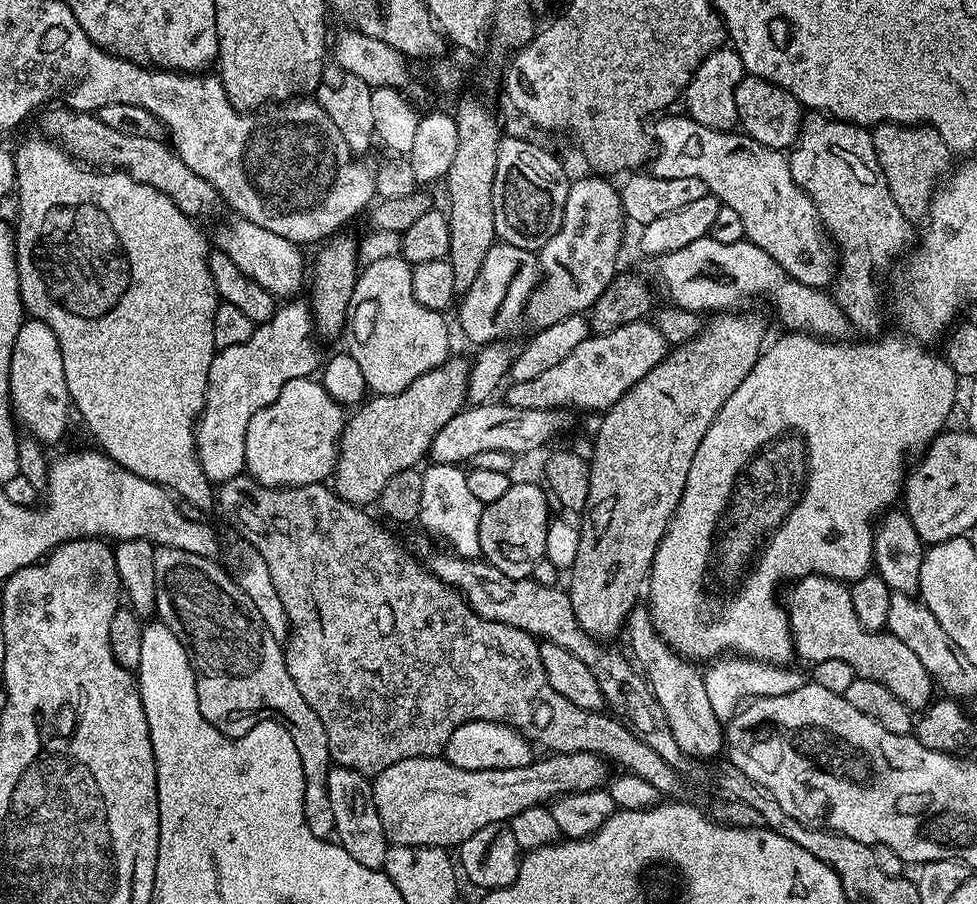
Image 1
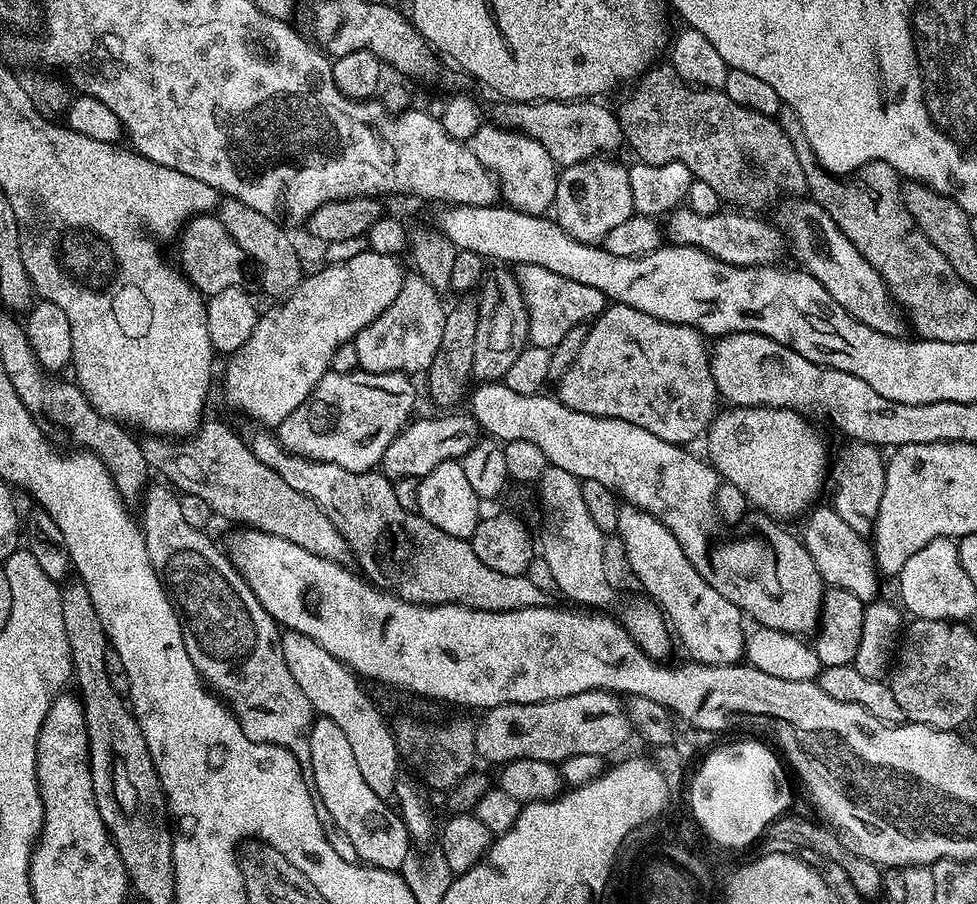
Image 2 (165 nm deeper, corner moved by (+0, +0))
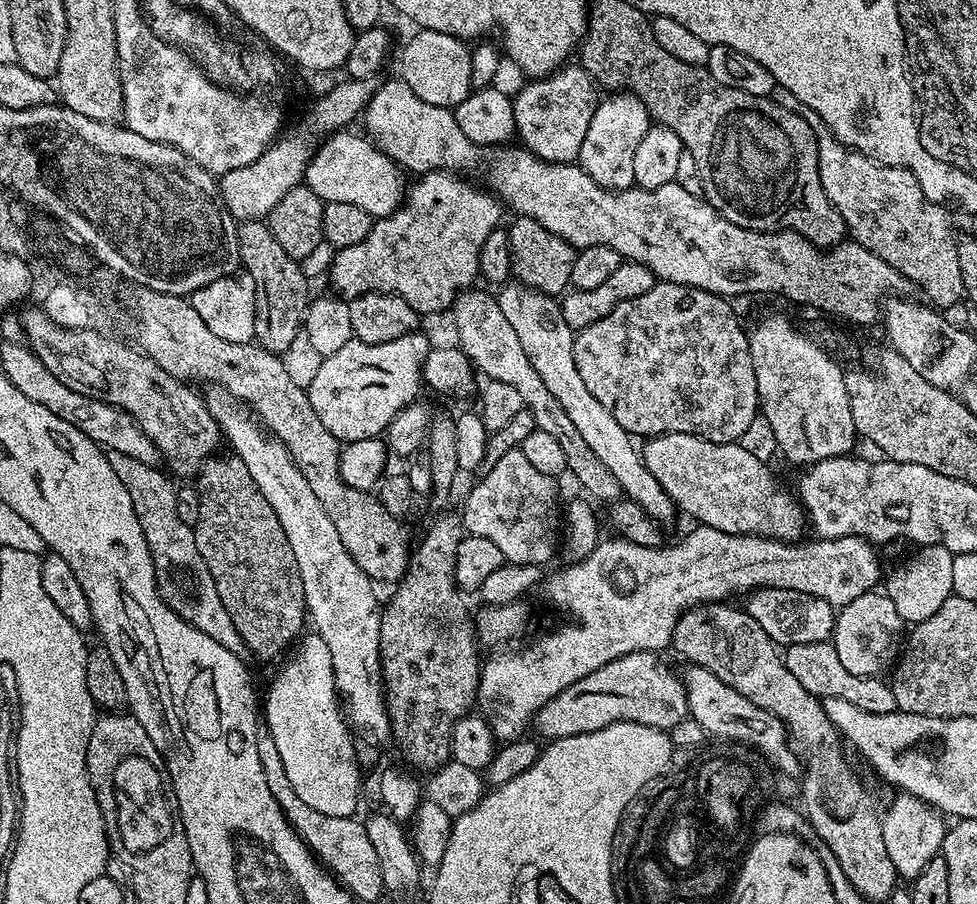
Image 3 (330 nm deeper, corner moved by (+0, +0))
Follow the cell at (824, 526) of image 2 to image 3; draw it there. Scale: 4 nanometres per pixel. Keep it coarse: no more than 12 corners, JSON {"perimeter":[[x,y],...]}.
{"perimeter":[[645,439],[681,513],[796,542],[804,509],[743,443]]}

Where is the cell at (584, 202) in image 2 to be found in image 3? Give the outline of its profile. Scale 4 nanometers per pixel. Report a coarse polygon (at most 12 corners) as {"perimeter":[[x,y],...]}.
{"perimeter":[[630,92],[597,103],[578,163],[598,186],[636,183],[650,117]]}

